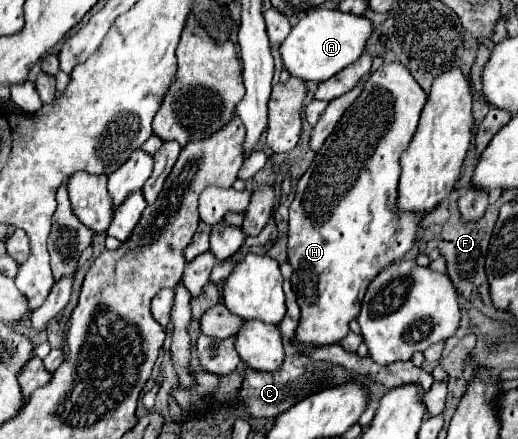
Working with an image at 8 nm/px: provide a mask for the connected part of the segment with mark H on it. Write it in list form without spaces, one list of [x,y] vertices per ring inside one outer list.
[[[400,63],[382,65],[376,73],[364,79],[362,95],[342,115],[334,133],[324,141],[306,173],[298,179],[296,197],[290,205],[288,229],[288,261],[294,269],[292,289],[302,309],[296,339],[304,345],[340,343],[348,335],[348,323],[358,317],[362,297],[370,281],[386,265],[402,259],[412,249],[422,231],[422,213],[406,213],[398,207],[400,153],[410,145],[420,113],[426,103],[426,93],[414,81],[410,71]]]

